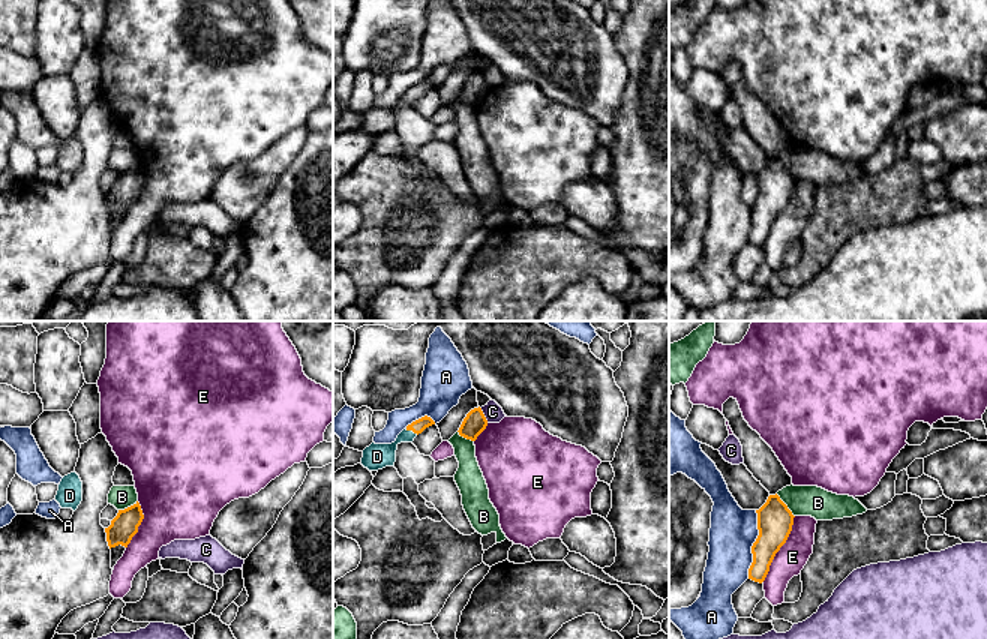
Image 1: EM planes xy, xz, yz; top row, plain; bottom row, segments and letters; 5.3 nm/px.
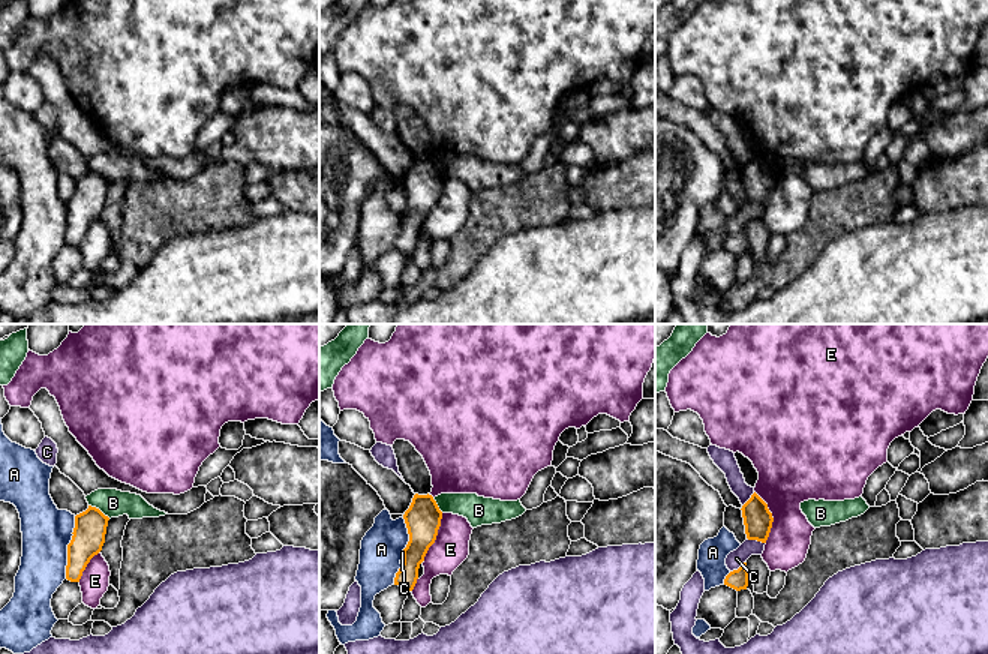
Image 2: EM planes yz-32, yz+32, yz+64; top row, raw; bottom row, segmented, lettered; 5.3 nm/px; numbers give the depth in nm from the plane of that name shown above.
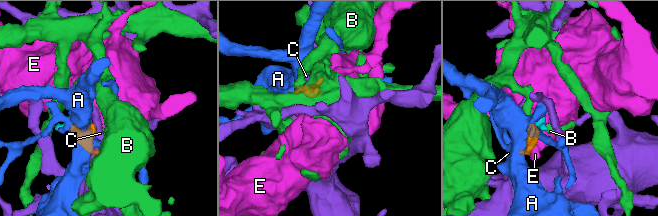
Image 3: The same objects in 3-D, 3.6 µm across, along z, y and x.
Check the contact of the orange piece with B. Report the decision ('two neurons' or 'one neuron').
two neurons

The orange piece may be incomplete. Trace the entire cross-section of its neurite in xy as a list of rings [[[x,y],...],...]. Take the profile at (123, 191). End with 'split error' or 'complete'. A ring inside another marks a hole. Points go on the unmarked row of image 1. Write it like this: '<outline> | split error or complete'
[[[138,165],[124,174],[118,174],[111,189],[105,192],[110,213],[118,208],[128,212],[142,183],[144,178]]] | complete

